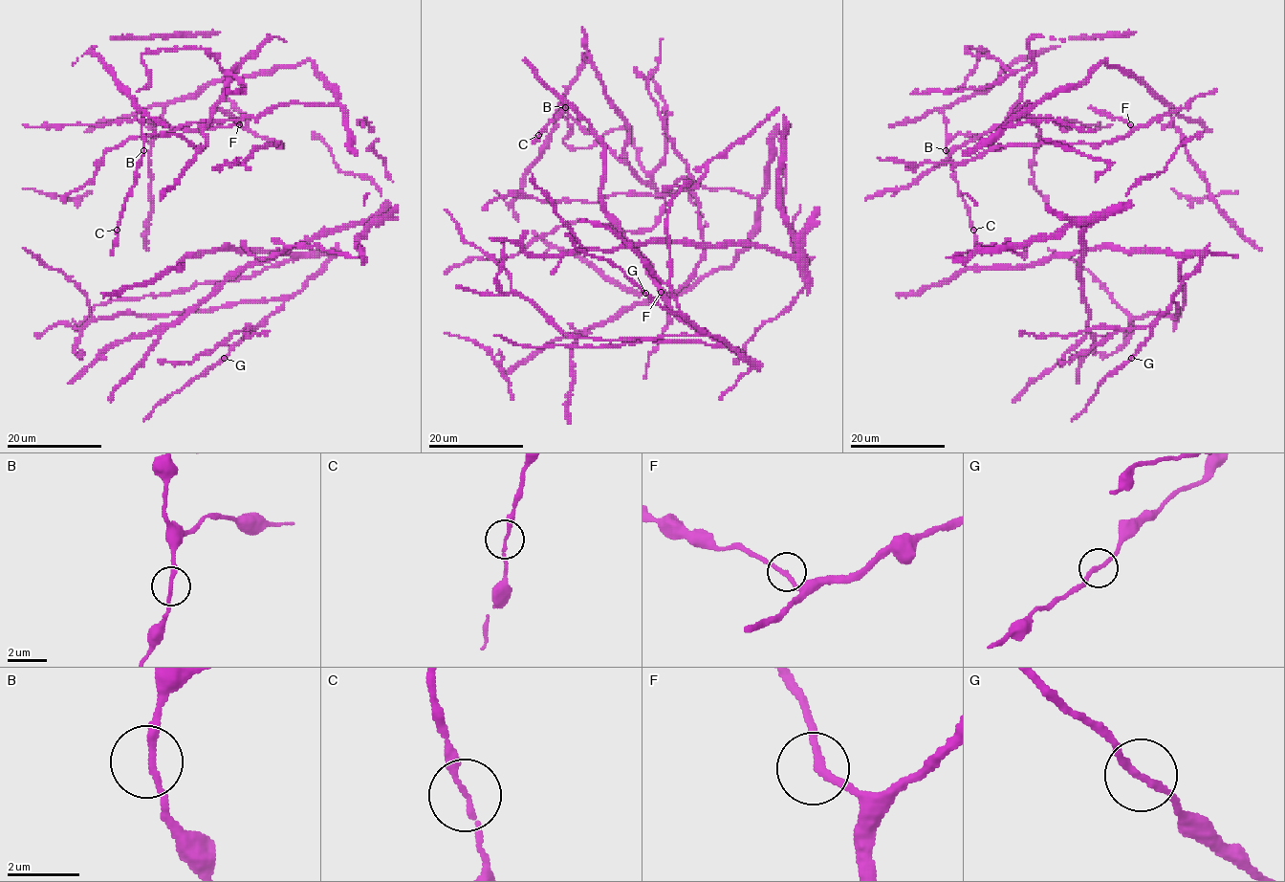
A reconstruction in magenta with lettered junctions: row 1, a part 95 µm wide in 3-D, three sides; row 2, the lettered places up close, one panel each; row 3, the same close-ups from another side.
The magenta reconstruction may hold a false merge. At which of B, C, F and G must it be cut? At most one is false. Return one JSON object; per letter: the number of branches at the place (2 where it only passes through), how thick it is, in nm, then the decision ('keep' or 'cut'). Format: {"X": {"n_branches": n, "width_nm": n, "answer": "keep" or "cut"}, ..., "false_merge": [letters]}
{"B": {"n_branches": 2, "width_nm": 190, "answer": "keep"}, "C": {"n_branches": 2, "width_nm": 140, "answer": "keep"}, "F": {"n_branches": 2, "width_nm": 200, "answer": "keep"}, "G": {"n_branches": 2, "width_nm": 200, "answer": "keep"}, "false_merge": []}

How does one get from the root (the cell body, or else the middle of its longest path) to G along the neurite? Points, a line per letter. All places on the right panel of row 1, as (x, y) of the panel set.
G: (1083, 238), (1094, 345), (1079, 365), (1081, 353), (1116, 352), (1134, 319), (1174, 316), (1177, 305), (1131, 358)

